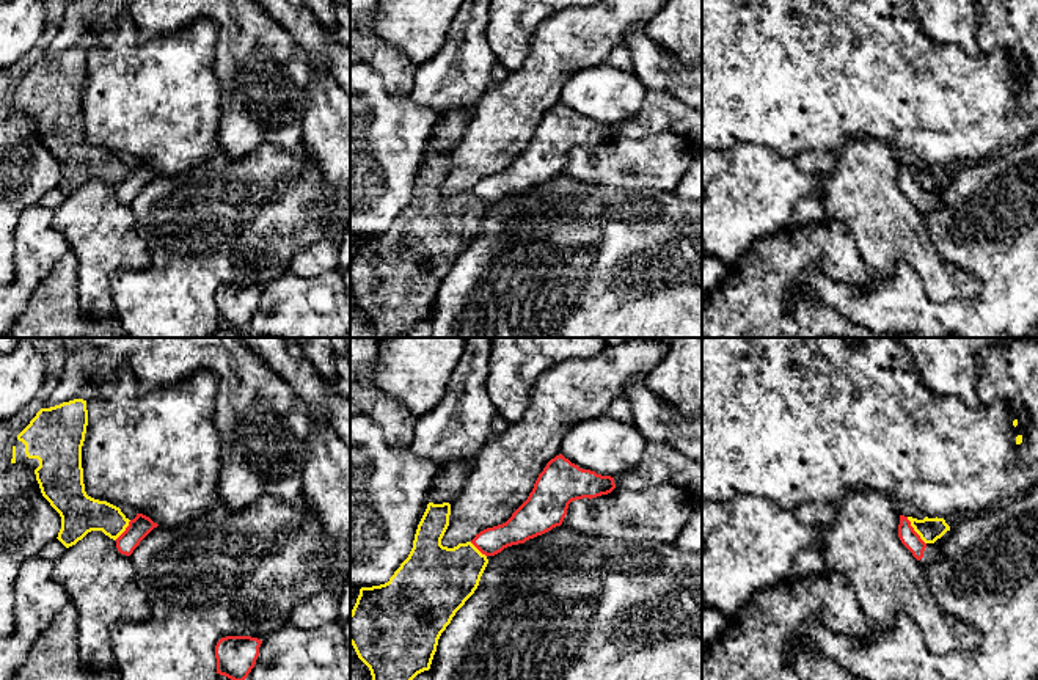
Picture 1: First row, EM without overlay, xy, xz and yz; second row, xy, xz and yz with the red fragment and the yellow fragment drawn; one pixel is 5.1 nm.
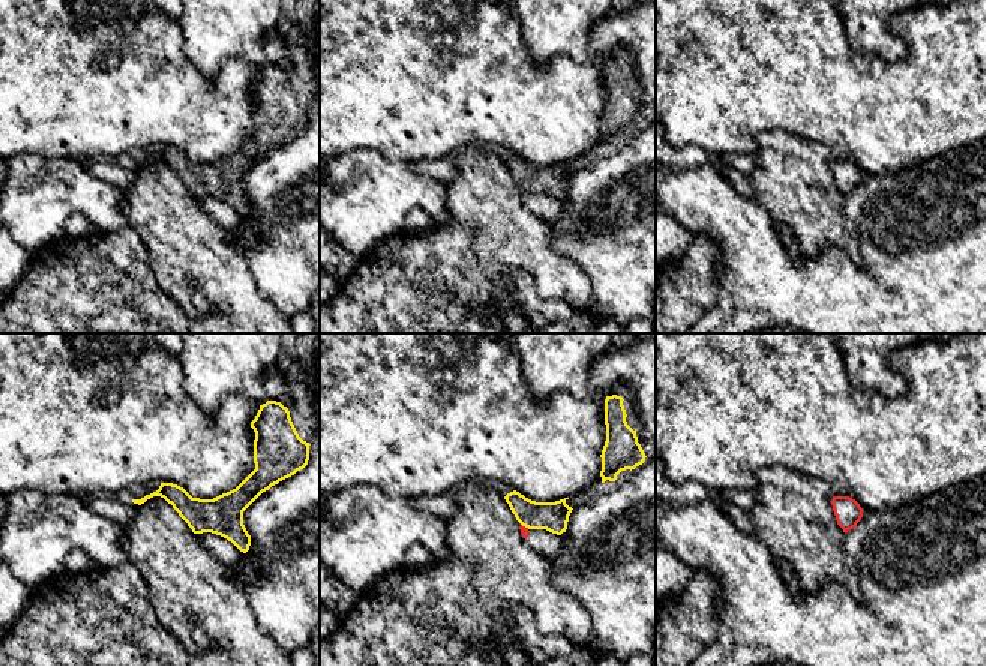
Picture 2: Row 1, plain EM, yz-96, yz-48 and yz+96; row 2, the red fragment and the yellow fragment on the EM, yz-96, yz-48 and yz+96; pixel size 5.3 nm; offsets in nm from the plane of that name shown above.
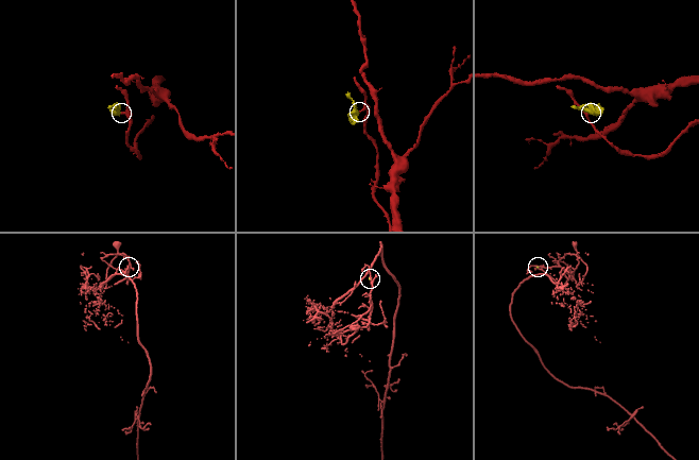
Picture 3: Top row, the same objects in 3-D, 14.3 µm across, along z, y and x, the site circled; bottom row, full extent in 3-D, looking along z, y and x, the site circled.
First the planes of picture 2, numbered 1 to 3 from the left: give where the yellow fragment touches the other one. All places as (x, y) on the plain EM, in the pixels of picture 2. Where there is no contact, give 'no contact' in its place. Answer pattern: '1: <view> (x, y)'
1: no contact
2: yz-48 (524, 191)
3: no contact

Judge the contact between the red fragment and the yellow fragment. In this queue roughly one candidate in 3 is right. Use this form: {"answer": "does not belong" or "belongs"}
{"answer": "does not belong"}

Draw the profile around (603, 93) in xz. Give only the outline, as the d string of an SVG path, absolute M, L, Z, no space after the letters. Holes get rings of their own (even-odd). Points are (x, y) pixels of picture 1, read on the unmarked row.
M603 63L575 72L561 102L583 118L616 126L638 115L647 91L634 74Z

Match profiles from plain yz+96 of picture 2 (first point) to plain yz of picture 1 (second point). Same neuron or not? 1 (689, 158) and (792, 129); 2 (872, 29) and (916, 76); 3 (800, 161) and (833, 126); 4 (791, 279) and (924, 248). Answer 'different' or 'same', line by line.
1: different
2: different
3: different
4: different

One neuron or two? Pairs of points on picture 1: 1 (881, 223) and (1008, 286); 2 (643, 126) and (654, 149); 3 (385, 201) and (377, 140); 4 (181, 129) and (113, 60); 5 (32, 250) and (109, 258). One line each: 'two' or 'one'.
1: two
2: two
3: one
4: one
5: two

